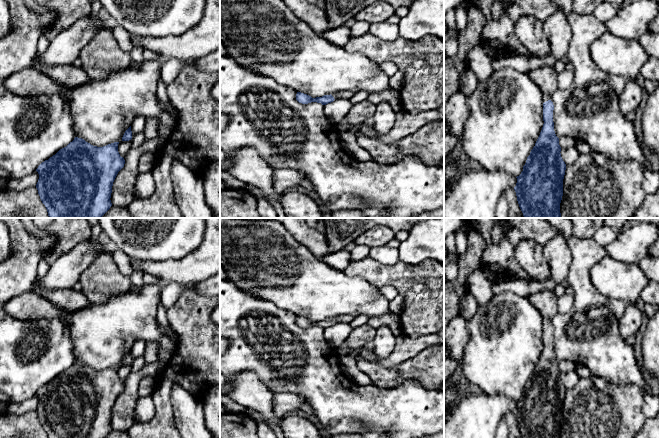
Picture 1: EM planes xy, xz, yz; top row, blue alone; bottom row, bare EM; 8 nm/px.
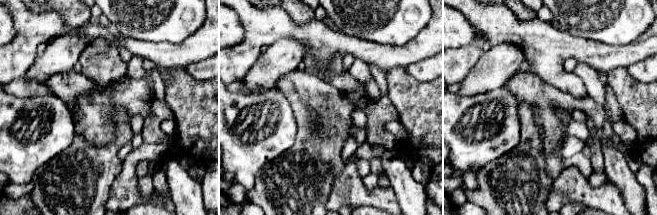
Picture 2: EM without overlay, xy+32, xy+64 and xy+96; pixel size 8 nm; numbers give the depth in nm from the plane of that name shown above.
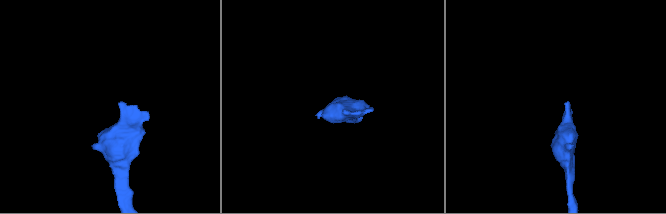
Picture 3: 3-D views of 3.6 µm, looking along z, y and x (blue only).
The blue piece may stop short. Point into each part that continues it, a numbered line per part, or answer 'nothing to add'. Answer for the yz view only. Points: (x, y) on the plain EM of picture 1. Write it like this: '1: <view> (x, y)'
1: yz (545, 301)

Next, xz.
1: xz (342, 318)

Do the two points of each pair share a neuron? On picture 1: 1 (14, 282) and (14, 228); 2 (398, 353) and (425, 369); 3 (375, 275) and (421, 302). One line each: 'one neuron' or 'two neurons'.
1: one neuron
2: two neurons
3: one neuron

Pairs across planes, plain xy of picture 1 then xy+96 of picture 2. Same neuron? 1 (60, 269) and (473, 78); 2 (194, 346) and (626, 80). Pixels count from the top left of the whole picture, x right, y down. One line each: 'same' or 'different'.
1: same
2: same

